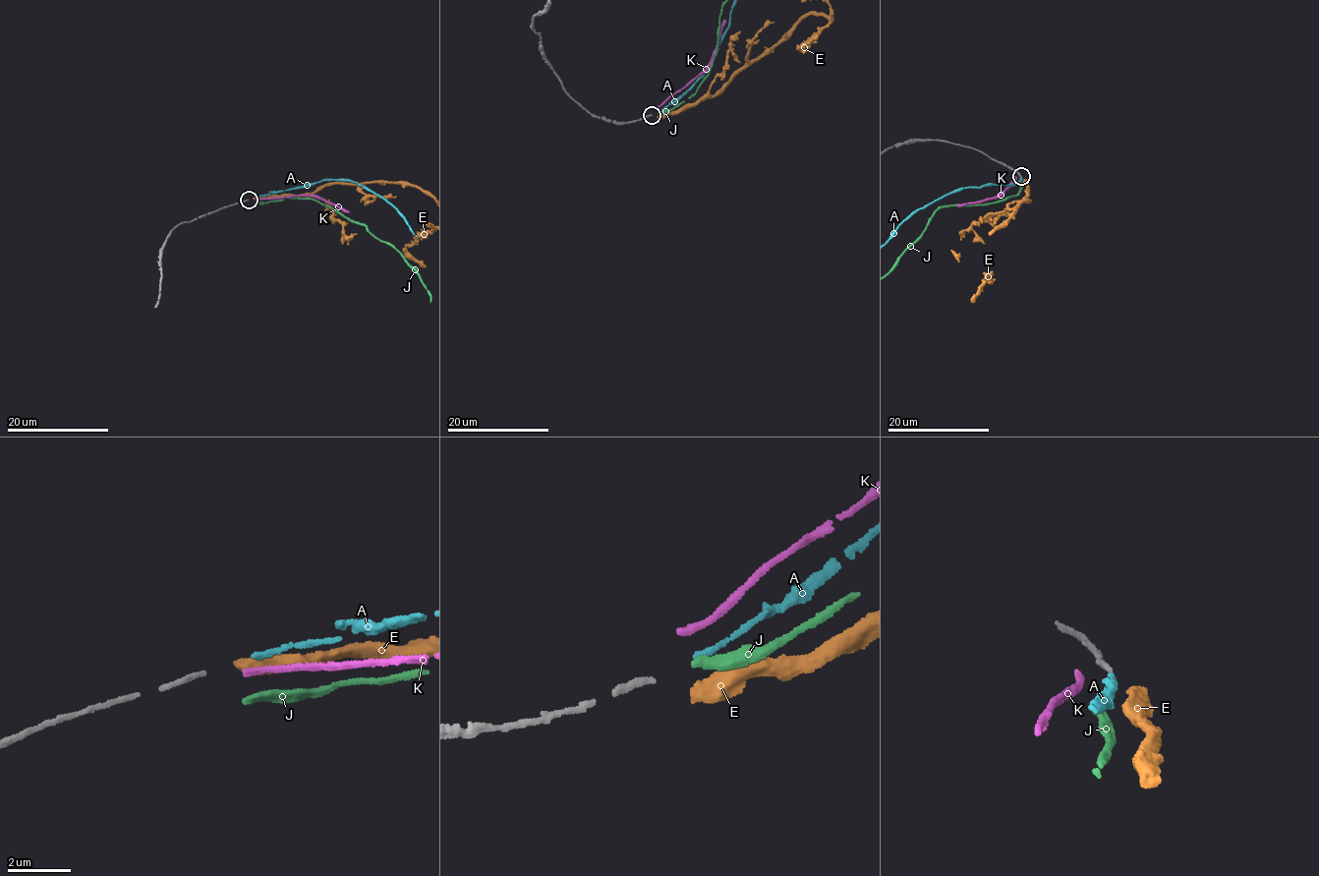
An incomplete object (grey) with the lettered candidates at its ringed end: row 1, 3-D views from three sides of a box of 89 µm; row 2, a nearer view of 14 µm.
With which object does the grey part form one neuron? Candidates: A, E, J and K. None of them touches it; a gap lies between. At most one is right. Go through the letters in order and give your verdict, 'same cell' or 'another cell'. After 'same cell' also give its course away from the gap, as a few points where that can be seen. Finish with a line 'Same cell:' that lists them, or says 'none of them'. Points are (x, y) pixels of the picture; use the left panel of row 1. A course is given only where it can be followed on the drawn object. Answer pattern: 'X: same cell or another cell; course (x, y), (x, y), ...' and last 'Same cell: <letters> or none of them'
A: same cell
E: another cell
J: another cell
K: another cell
Same cell: A

